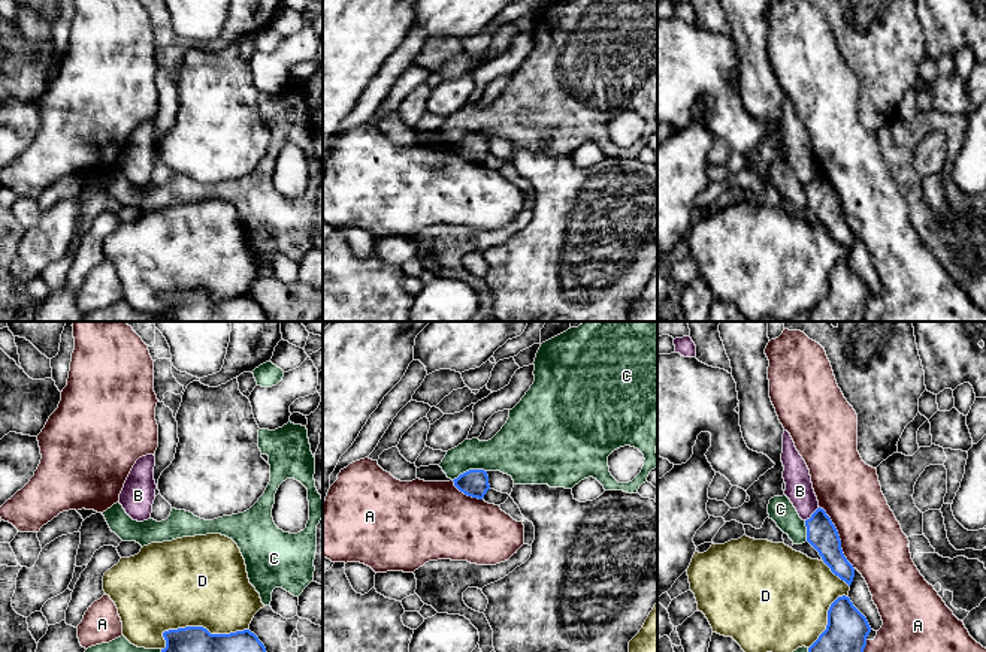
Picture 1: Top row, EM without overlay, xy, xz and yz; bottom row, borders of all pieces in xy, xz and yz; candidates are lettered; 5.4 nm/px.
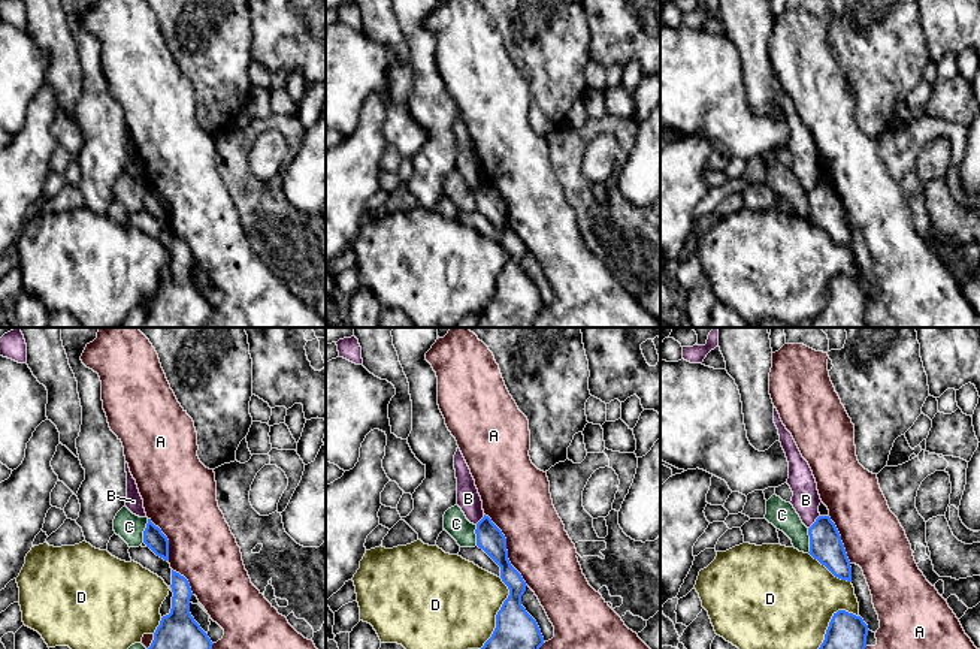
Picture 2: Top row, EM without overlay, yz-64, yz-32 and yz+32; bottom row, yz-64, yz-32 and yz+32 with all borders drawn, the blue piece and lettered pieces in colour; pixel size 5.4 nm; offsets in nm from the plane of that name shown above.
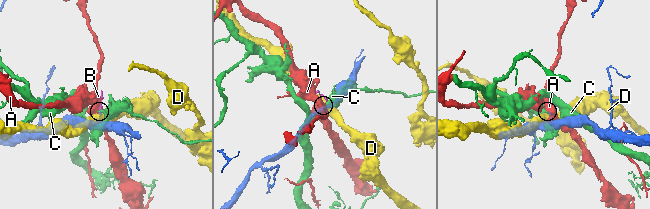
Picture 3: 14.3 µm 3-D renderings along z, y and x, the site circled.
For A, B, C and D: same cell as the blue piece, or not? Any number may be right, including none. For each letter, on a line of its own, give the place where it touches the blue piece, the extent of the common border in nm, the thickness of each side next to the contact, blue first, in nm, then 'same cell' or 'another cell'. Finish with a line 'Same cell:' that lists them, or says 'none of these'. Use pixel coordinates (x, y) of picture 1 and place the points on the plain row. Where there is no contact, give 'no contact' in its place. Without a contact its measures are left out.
A: yz (838, 202) | 400 nm | 160/340 nm | another cell
B: yz (811, 180) | 110 nm | 160/150 nm | another cell
C: xz (469, 135) | 190 nm | 150/240 nm | another cell
D: xy (197, 292) | 480 nm | 300/480 nm | another cell
Same cell: none of these

